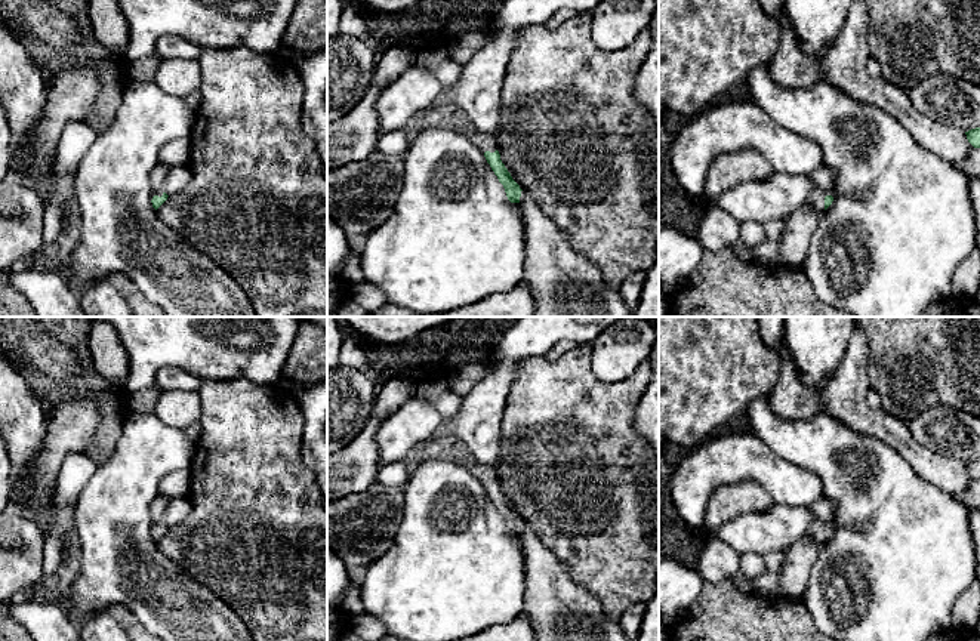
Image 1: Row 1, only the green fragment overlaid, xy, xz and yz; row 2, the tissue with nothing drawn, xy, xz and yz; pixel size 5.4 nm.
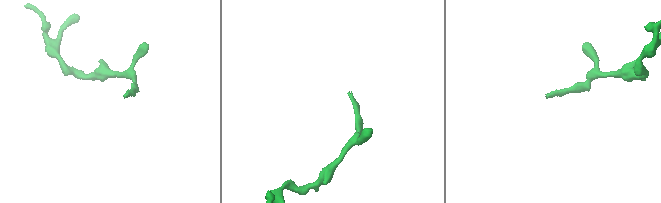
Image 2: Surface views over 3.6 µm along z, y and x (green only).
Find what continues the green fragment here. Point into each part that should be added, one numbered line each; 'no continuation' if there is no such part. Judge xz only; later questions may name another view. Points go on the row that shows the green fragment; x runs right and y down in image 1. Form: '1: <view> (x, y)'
1: xz (484, 142)

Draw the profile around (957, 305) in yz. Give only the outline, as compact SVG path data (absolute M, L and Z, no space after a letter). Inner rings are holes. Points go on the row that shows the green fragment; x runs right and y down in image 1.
M952 295L931 303L919 317L980 317L980 302L976 298Z

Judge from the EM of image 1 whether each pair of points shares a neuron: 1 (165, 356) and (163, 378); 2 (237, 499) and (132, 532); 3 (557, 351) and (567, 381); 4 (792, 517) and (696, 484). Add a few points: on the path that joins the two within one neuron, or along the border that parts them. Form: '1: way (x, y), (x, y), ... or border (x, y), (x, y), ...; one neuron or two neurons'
1: border (154, 376), (163, 367), (181, 367), (197, 379); two neurons
2: border (156, 542), (157, 548), (179, 567); two neurons
3: border (579, 344), (552, 360), (544, 357); two neurons
4: border (776, 502), (807, 507); two neurons

